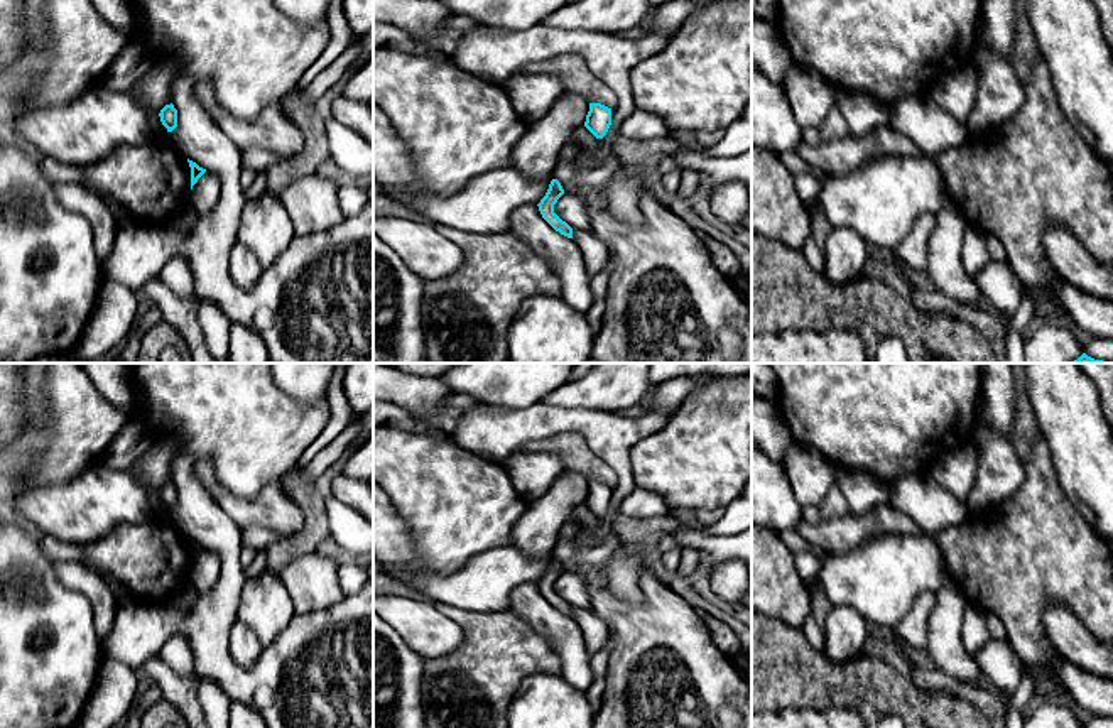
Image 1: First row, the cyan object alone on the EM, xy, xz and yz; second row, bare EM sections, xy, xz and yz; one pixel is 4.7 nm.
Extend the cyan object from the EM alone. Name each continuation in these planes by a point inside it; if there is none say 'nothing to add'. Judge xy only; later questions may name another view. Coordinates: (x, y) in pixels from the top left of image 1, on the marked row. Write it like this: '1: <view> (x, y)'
nothing to add

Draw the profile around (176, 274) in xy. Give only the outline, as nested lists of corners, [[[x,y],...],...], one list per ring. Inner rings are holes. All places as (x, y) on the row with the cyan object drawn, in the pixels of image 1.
[[[177,257],[162,265],[157,277],[177,296],[194,297],[194,279],[189,263]]]

